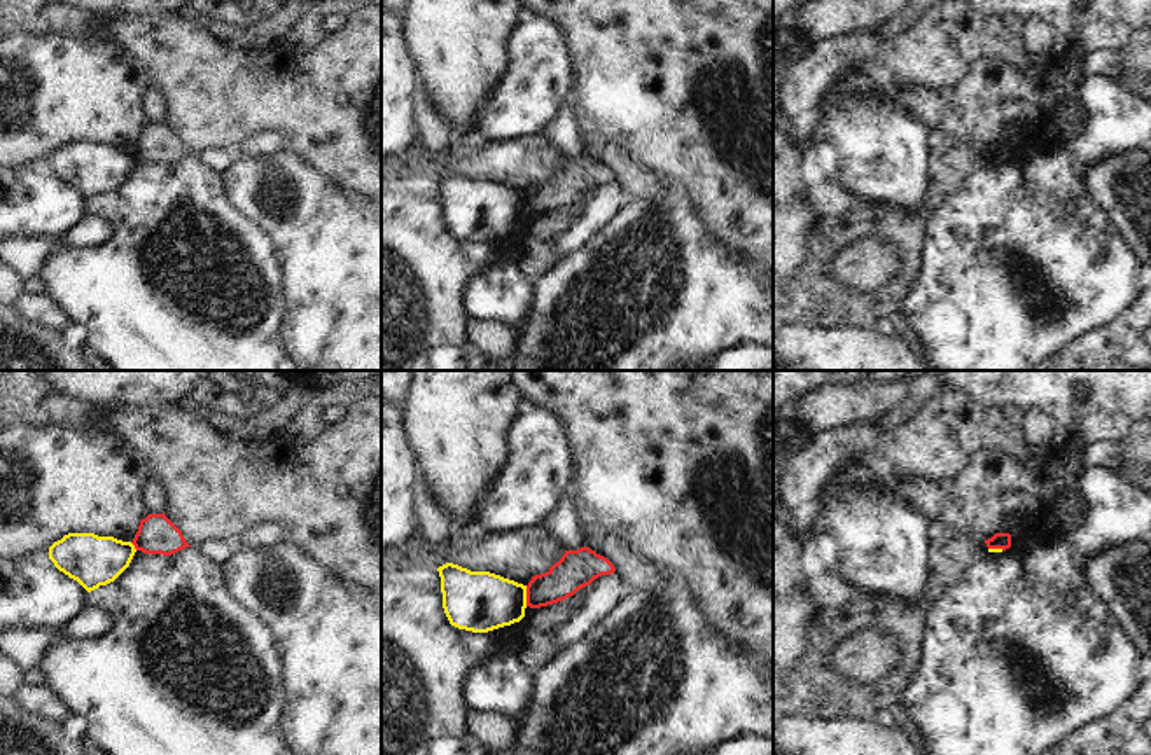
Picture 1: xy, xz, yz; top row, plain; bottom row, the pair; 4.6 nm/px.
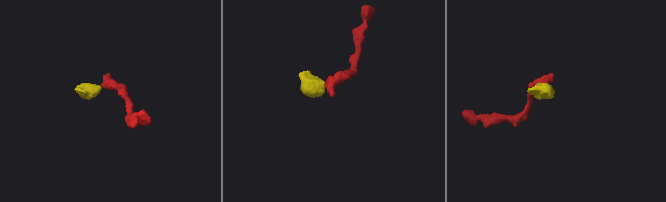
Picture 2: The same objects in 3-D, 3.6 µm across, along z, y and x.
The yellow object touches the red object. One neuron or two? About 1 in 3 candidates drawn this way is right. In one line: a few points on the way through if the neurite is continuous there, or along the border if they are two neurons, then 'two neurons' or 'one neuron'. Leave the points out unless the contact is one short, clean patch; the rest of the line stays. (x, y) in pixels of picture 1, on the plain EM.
along xz (525, 194), (527, 214) | two neurons

